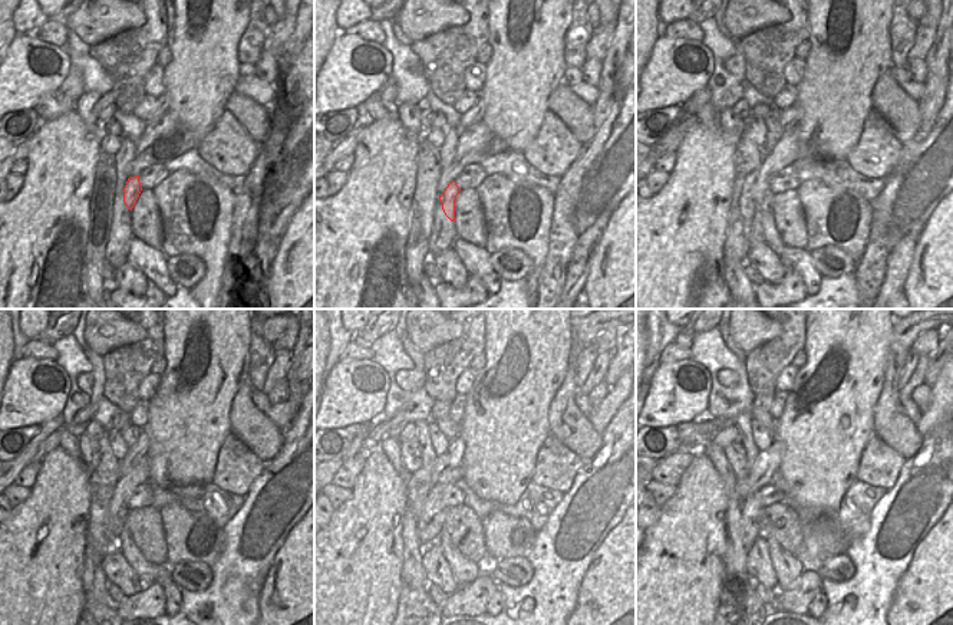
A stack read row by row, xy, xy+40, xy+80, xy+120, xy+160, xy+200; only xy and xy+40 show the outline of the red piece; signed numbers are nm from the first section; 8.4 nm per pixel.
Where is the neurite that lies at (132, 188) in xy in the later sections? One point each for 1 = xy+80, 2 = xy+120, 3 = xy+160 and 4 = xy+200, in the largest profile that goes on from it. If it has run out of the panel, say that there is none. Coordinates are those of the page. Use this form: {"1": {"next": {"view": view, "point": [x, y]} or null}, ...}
{"1": {"next": {"view": "xy+80", "point": [772, 239]}}, "2": {"next": {"view": "xy+120", "point": [147, 572]}}, "3": {"next": {"view": "xy+160", "point": [465, 571]}}, "4": {"next": {"view": "xy+200", "point": [788, 569]}}}

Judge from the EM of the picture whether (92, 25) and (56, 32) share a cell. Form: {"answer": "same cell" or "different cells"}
{"answer": "different cells"}

